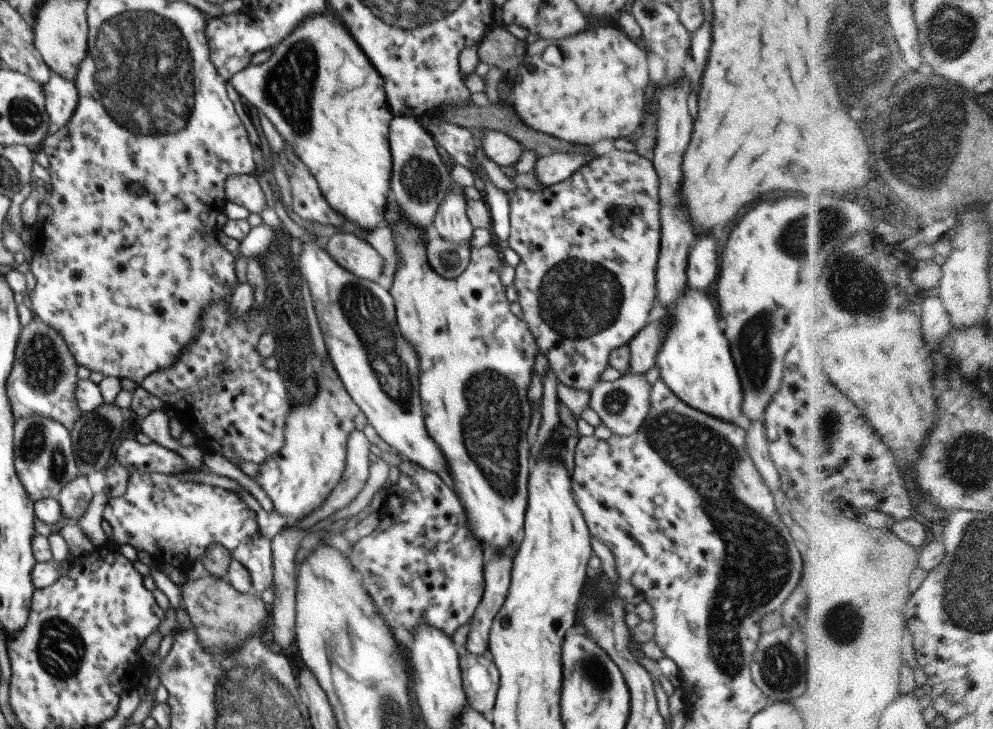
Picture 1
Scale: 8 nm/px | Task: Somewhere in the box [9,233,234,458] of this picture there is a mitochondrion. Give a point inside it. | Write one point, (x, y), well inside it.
(42, 364)

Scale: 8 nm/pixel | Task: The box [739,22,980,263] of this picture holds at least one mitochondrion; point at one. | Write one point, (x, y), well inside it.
(924, 121)

